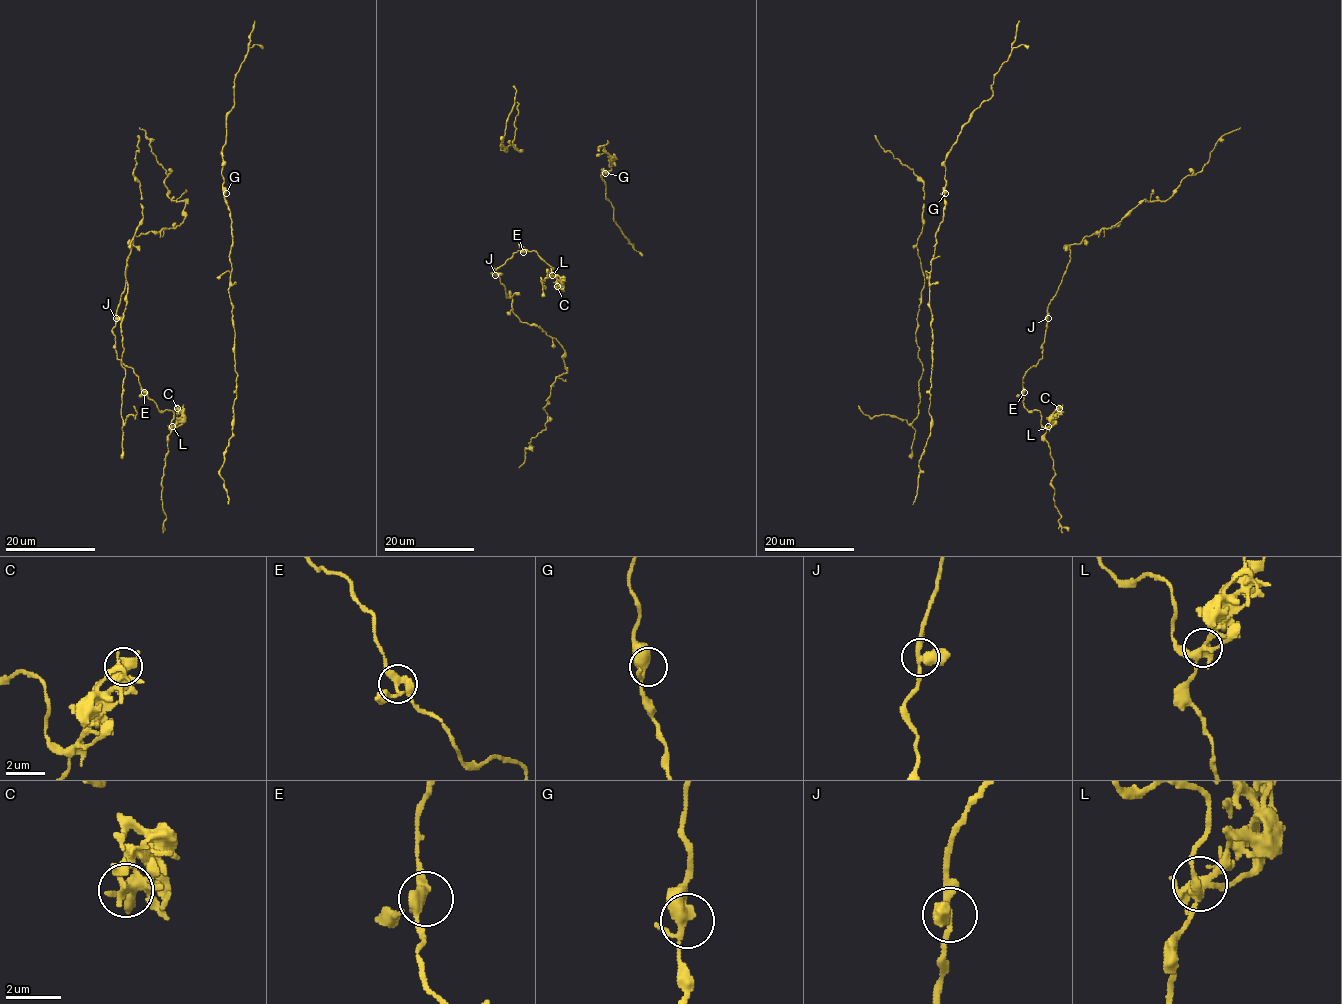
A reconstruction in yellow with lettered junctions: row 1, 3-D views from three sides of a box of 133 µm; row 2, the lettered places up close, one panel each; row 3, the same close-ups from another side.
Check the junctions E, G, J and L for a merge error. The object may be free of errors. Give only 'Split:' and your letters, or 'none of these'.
Split: L

